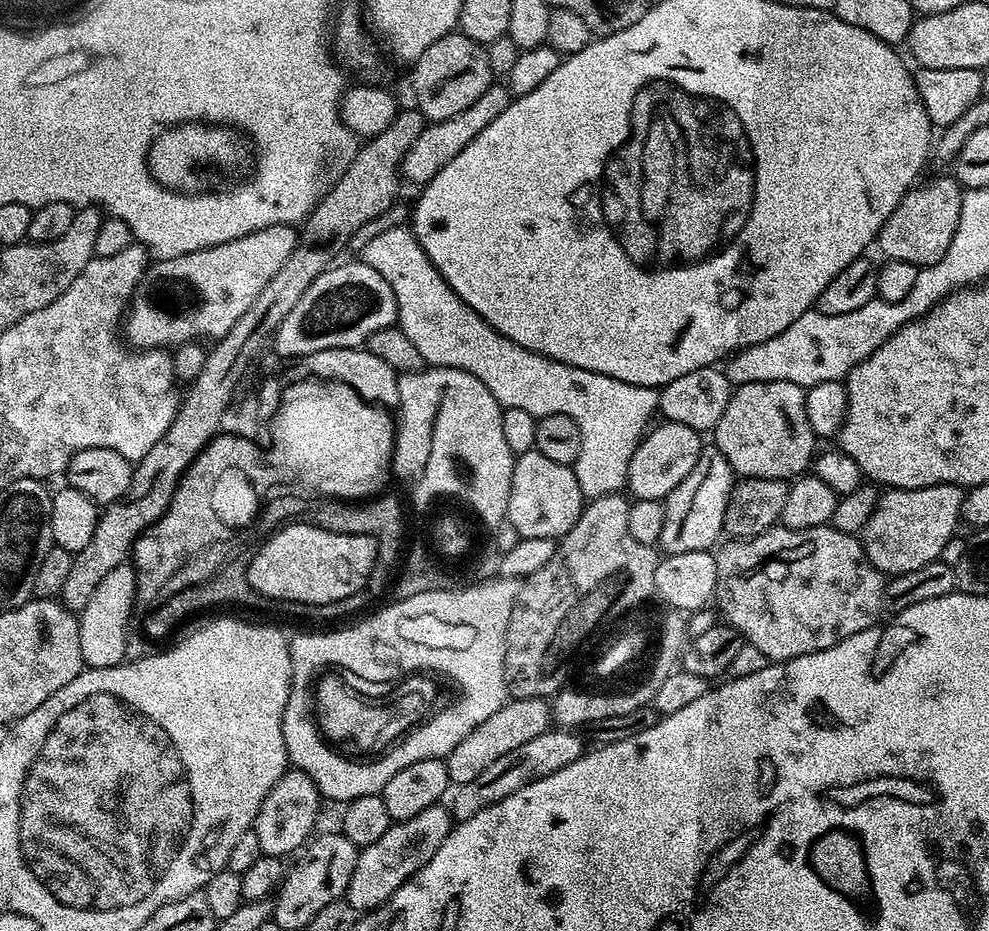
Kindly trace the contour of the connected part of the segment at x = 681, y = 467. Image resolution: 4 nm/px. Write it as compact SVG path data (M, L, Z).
M660 422L636 447L628 471L627 491L636 500L663 501L691 474L696 463L700 461L700 454L706 447L705 441L700 440L703 440L701 433L695 432L690 426Z

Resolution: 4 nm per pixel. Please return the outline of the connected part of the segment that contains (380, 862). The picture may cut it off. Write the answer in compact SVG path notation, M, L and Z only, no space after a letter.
M443 803L430 806L409 820L393 822L378 842L370 842L370 846L360 849L360 857L354 866L354 874L350 874L350 886L346 893L350 906L354 906L358 914L381 908L419 868L426 866L426 862L438 854L438 846L446 842L453 827L454 817Z

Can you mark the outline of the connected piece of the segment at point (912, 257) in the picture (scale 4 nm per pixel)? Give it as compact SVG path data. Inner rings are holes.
M952 174L909 188L882 226L878 237L881 254L888 260L910 262L918 270L937 264L946 250L950 250L950 242L954 242L954 230L958 230L964 198L962 185Z

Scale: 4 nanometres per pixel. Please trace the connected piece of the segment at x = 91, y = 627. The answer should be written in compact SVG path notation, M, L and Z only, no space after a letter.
M125 562L115 566L106 575L101 585L95 590L84 609L78 612L80 637L84 643L84 662L88 668L113 668L116 664L125 663L128 652L128 619L136 608L136 570L131 563Z

